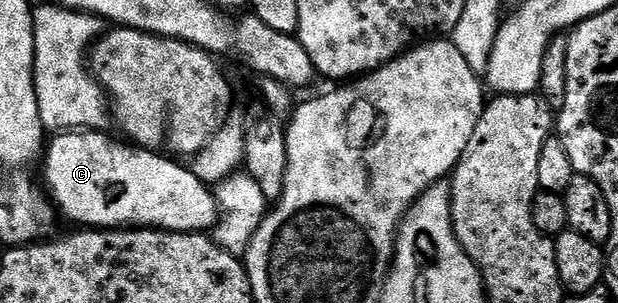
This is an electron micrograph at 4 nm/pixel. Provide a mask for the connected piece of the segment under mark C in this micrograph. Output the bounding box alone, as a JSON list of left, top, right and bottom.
[41,131,220,233]

